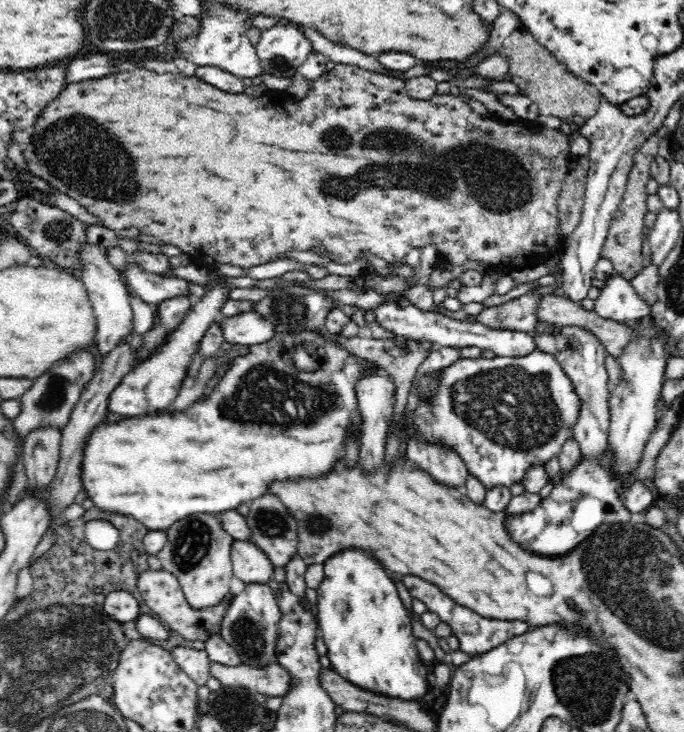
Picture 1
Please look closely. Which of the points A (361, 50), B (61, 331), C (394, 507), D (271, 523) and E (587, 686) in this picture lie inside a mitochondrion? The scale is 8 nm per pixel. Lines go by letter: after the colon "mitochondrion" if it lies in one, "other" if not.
A: other
B: other
C: other
D: mitochondrion
E: mitochondrion

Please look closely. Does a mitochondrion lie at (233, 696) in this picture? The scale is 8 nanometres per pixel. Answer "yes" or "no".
yes

